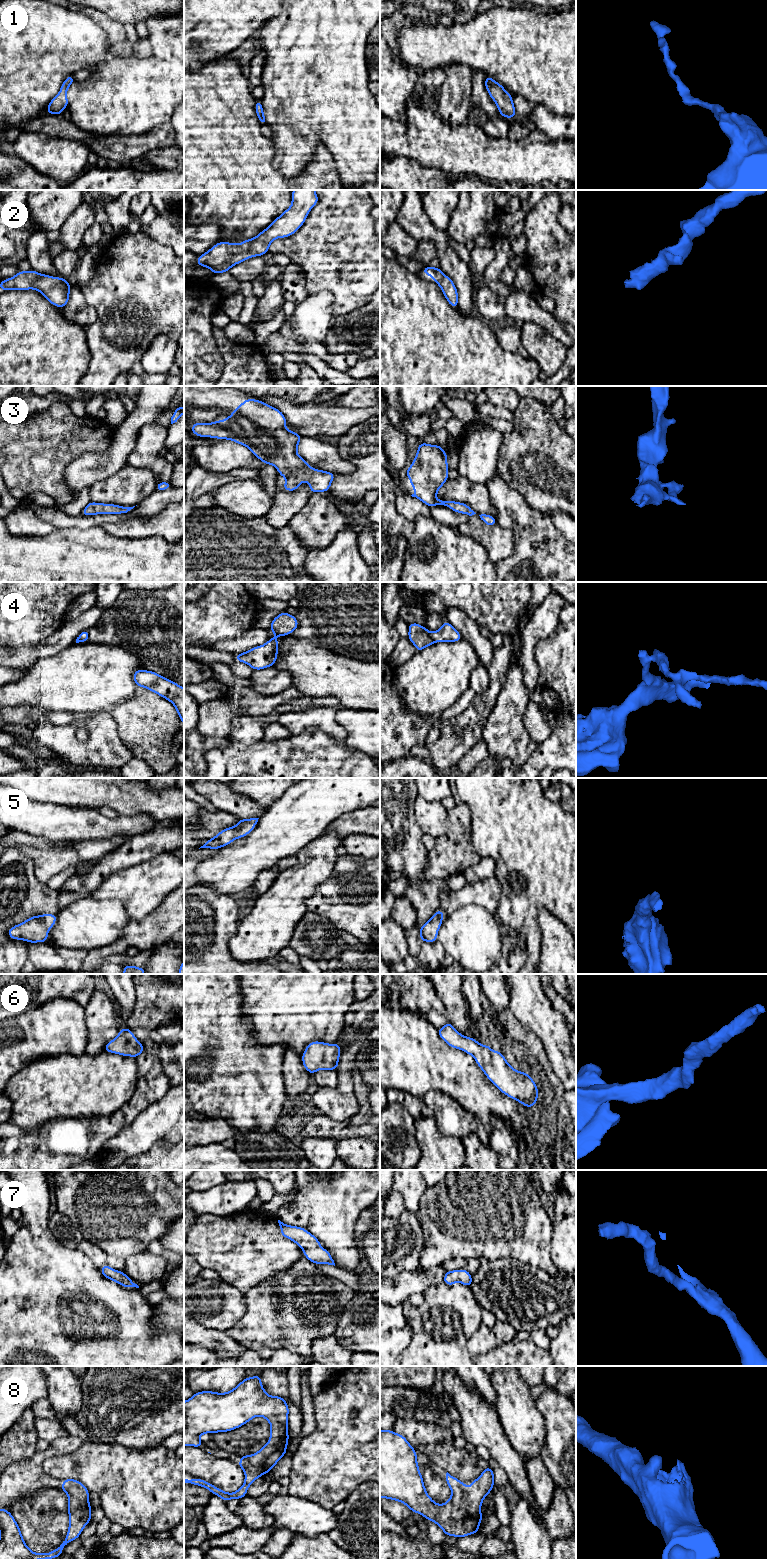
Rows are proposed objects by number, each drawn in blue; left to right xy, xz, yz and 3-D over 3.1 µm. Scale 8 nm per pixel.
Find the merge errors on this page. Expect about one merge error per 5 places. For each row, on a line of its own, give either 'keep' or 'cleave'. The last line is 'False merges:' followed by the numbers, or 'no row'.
1: keep
2: keep
3: keep
4: cleave
5: keep
6: keep
7: keep
8: keep
False merges: 4

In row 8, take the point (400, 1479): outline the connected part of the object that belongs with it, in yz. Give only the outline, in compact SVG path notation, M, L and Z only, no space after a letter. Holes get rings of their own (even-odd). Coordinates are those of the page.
M380 1430L380 1498L387 1498L405 1504L412 1512L424 1516L428 1521L435 1522L448 1536L462 1538L479 1533L483 1519L481 1505L486 1495L494 1487L494 1472L489 1466L481 1475L473 1480L471 1486L446 1473L446 1484L451 1488L450 1499L444 1504L437 1504L427 1494L423 1477L417 1463L417 1453L407 1439L392 1430Z

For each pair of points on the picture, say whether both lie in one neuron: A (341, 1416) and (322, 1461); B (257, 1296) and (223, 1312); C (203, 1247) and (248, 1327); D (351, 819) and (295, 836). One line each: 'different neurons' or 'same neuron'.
A: same neuron
B: different neurons
C: different neurons
D: different neurons

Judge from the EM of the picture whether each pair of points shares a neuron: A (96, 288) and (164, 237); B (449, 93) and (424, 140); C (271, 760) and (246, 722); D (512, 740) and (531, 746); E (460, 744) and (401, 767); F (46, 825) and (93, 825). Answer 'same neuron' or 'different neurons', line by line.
A: different neurons
B: different neurons
C: different neurons
D: same neuron
E: different neurons
F: same neuron

